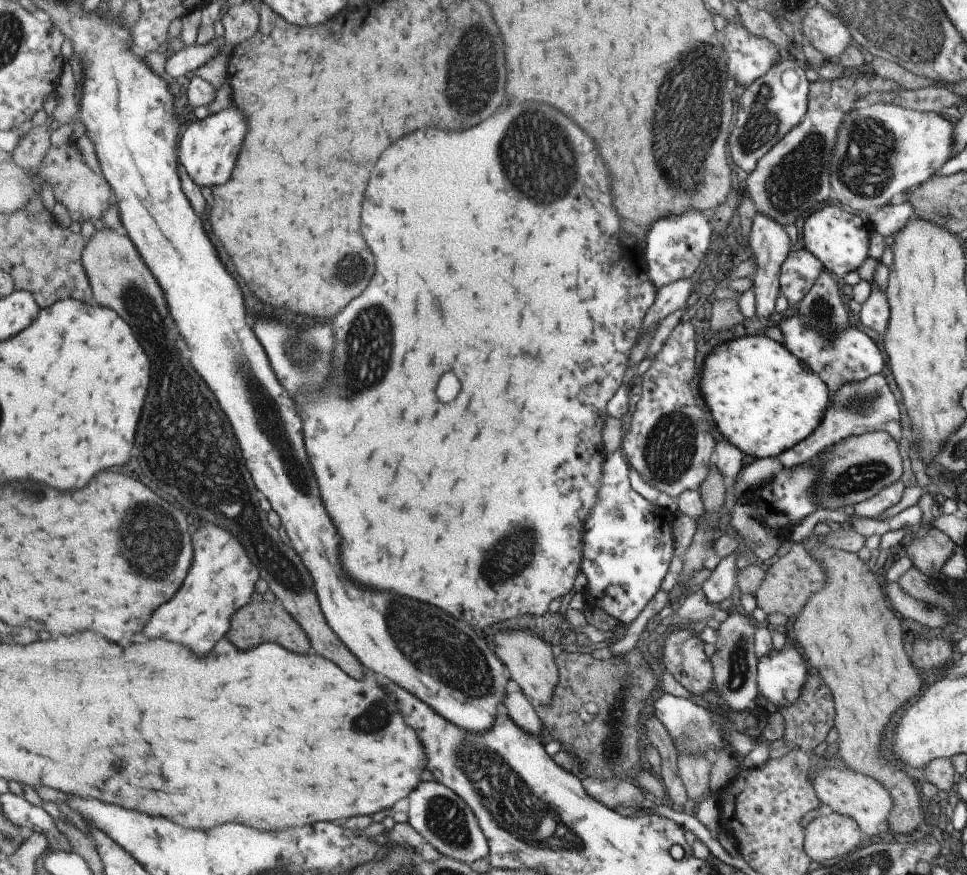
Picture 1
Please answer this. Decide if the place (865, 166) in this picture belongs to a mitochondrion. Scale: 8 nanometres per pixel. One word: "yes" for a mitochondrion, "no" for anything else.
yes

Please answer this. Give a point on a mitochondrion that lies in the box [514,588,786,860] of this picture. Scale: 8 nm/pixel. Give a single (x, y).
(614, 744)

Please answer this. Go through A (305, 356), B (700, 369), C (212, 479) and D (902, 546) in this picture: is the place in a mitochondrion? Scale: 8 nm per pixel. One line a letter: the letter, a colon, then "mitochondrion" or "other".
A: mitochondrion
B: other
C: mitochondrion
D: other

